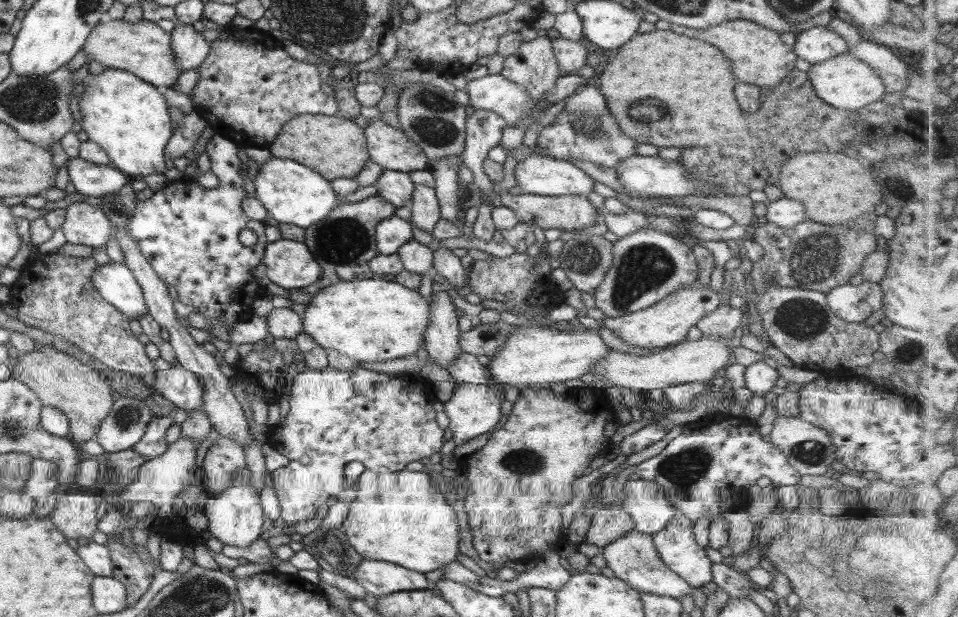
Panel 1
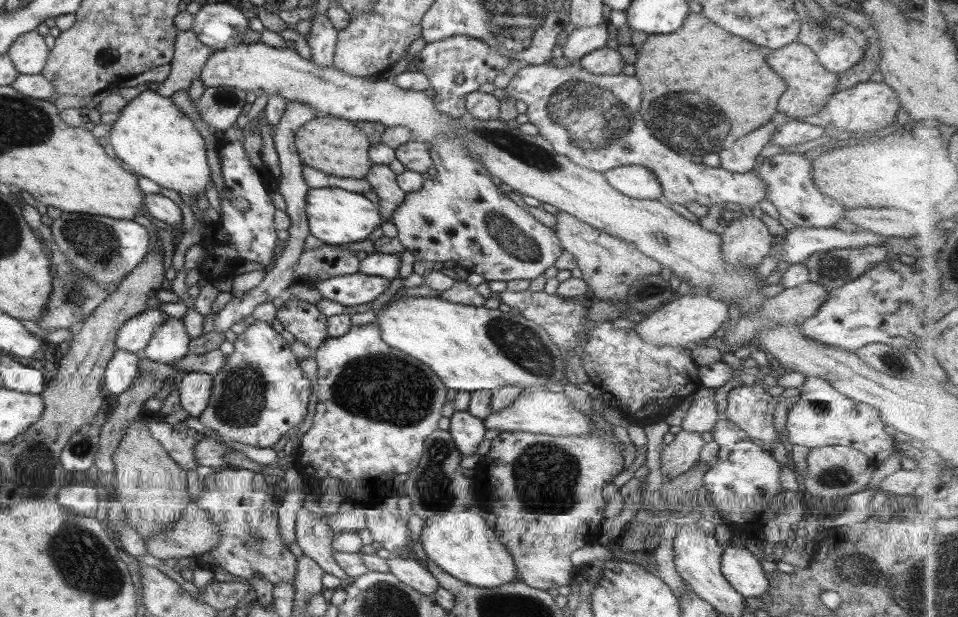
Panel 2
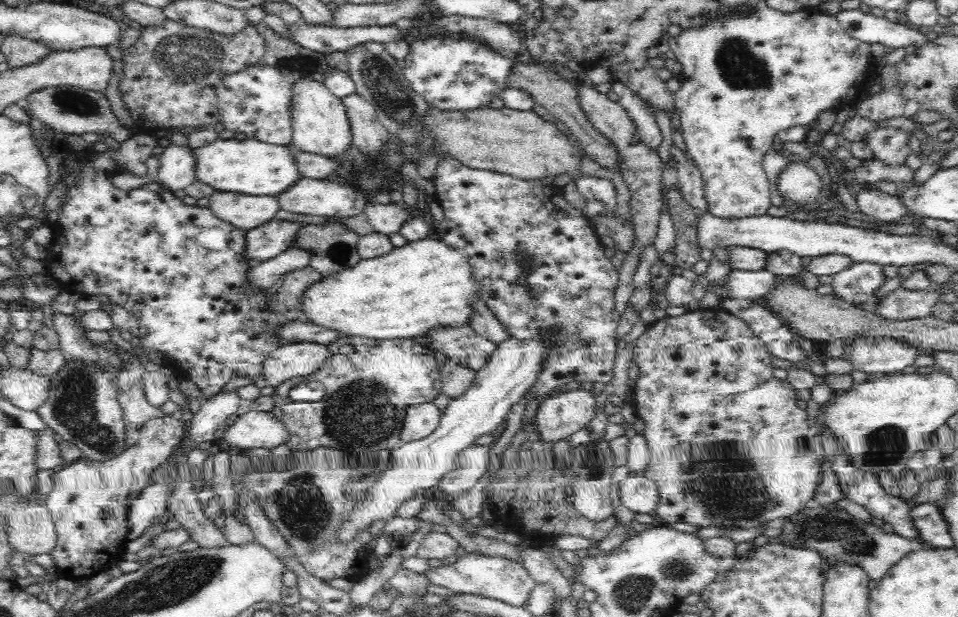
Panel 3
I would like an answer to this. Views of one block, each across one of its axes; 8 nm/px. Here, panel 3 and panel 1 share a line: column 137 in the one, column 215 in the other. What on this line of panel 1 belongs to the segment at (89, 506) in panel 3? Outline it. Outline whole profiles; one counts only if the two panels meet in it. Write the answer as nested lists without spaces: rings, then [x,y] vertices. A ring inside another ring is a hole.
[[[218,434],[214,444],[208,448],[202,465],[203,486],[206,487],[209,496],[218,496],[220,492],[232,486],[234,472],[246,467],[245,452],[242,446]]]

